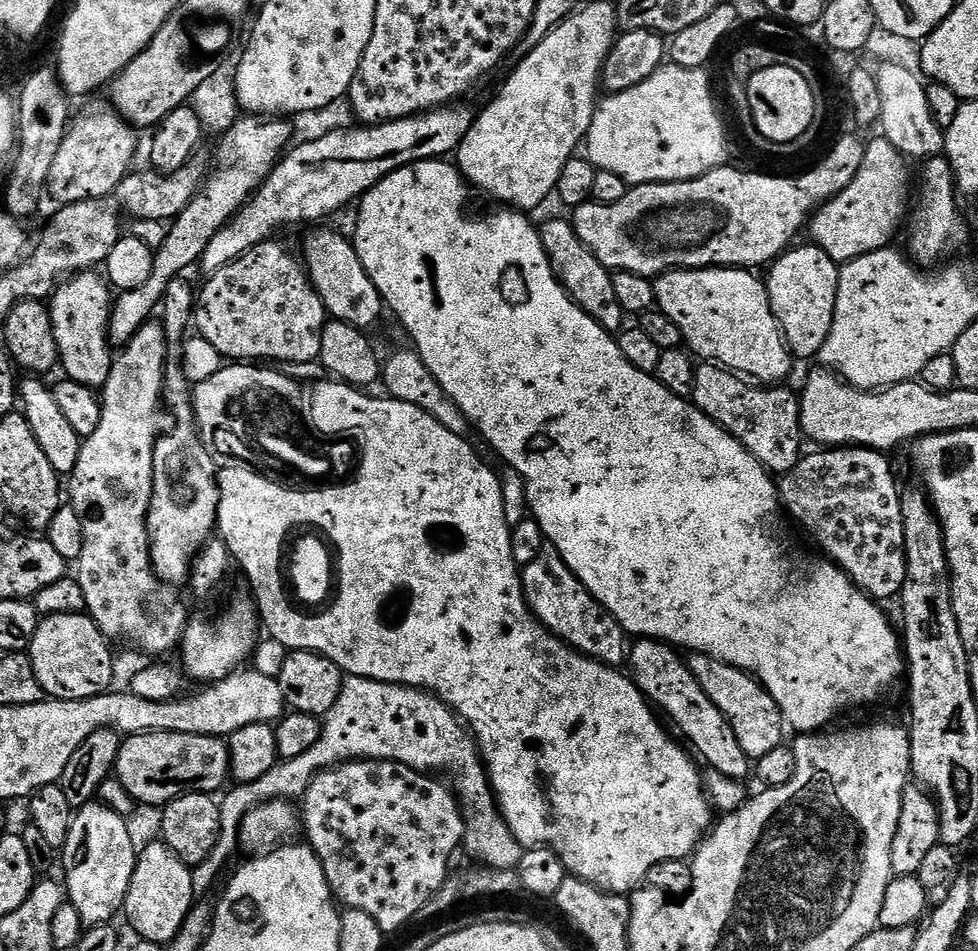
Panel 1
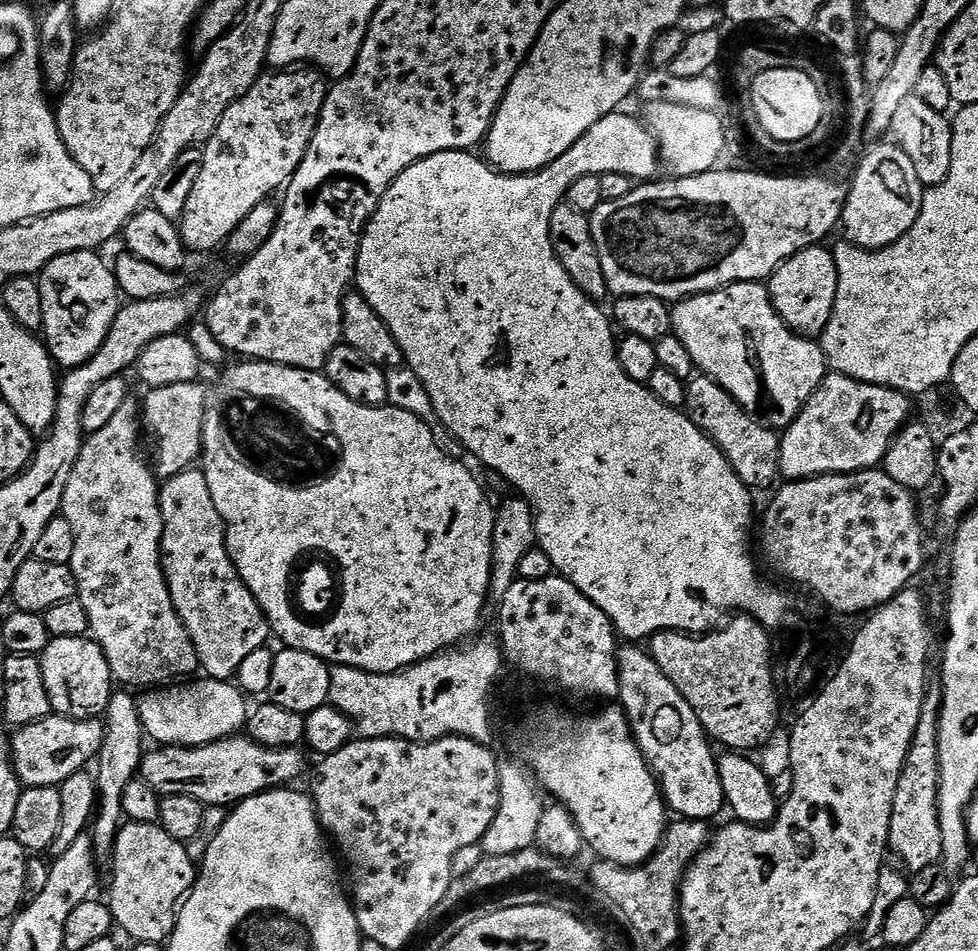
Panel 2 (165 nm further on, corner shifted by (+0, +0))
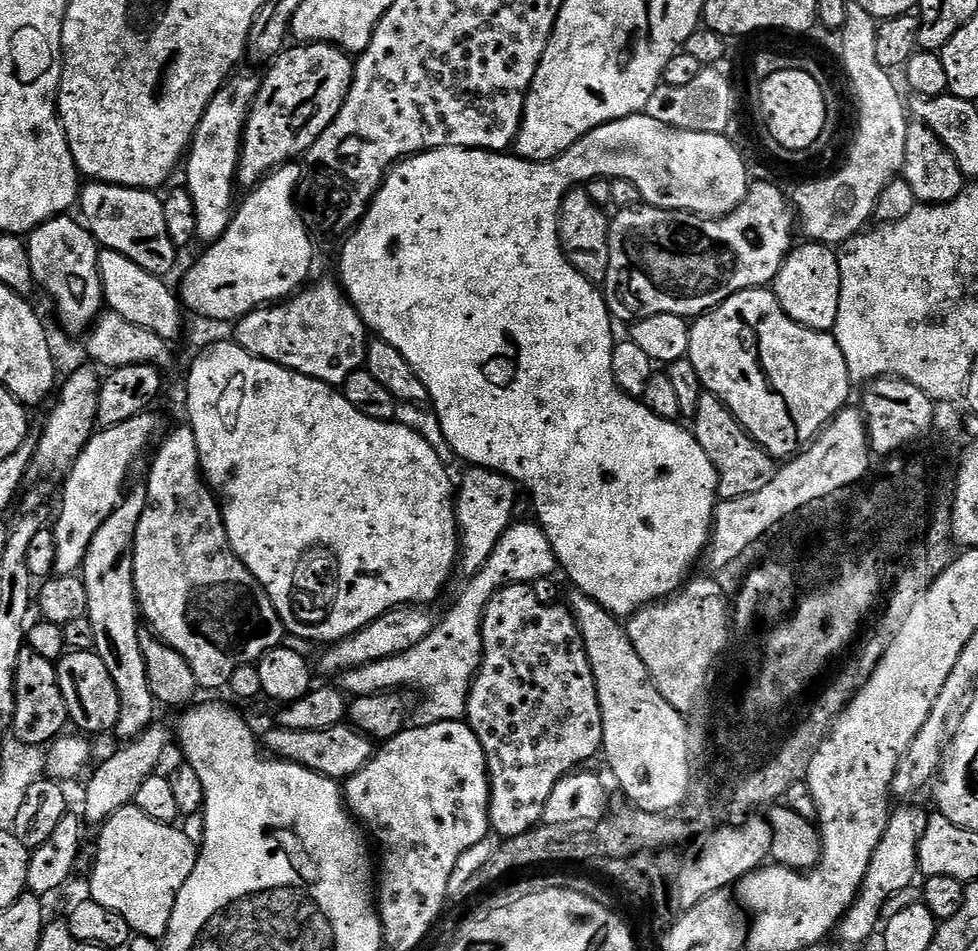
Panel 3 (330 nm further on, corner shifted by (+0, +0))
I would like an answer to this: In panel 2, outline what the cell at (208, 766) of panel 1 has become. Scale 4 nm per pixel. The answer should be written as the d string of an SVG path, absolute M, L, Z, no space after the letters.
M246 734L227 736L221 740L215 740L202 746L184 748L180 744L156 746L145 751L143 760L140 761L139 779L150 782L160 797L165 796L189 796L198 798L205 806L222 806L227 809L235 806L240 801L257 796L263 792L270 792L274 788L295 785L295 780L304 772L304 756L299 747L295 748L271 748L262 746L256 740L251 740Z

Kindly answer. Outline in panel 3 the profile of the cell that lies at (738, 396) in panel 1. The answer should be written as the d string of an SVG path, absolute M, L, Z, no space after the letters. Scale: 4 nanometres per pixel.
M706 390L698 398L694 423L696 423L694 425L696 441L702 446L702 450L706 450L706 456L716 467L720 479L718 493L720 500L754 494L776 477L777 461L768 449L763 444L759 444L755 437L740 424L736 415L715 393Z

